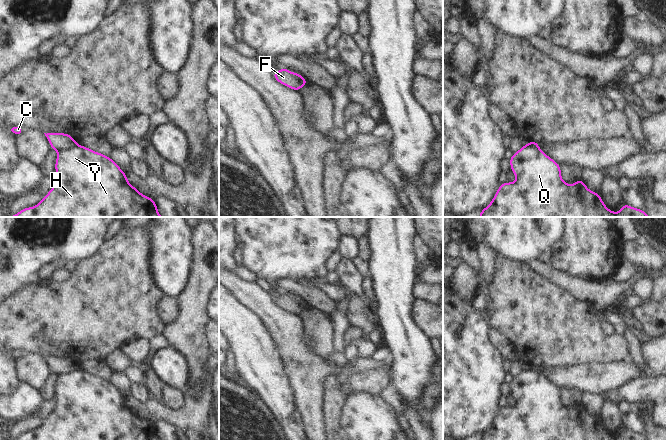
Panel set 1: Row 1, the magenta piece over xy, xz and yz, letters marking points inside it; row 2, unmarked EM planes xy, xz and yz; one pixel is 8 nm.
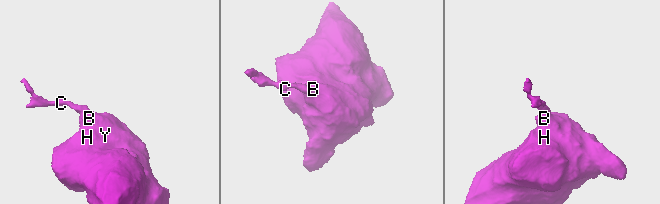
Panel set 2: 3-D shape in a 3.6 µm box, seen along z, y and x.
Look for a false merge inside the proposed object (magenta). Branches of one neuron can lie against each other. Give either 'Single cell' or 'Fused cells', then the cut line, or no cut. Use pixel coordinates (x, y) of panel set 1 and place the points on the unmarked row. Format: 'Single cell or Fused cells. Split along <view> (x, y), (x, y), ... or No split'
Fused cells. Split along xy (77, 368), (58, 376)

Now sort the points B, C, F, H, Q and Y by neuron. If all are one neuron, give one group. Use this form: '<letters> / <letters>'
B H Q Y / C F

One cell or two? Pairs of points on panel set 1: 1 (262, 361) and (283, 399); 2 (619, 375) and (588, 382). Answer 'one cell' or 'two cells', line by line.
1: one cell
2: one cell

